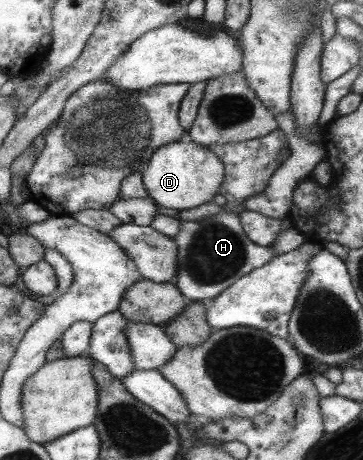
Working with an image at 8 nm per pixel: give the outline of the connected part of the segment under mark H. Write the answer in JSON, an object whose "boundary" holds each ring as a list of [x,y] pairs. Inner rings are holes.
{"boundary":[[[220,212],[203,221],[187,221],[174,240],[179,245],[180,273],[176,285],[191,302],[213,302],[240,278],[278,256],[275,248],[257,245],[245,233],[241,212]]]}

